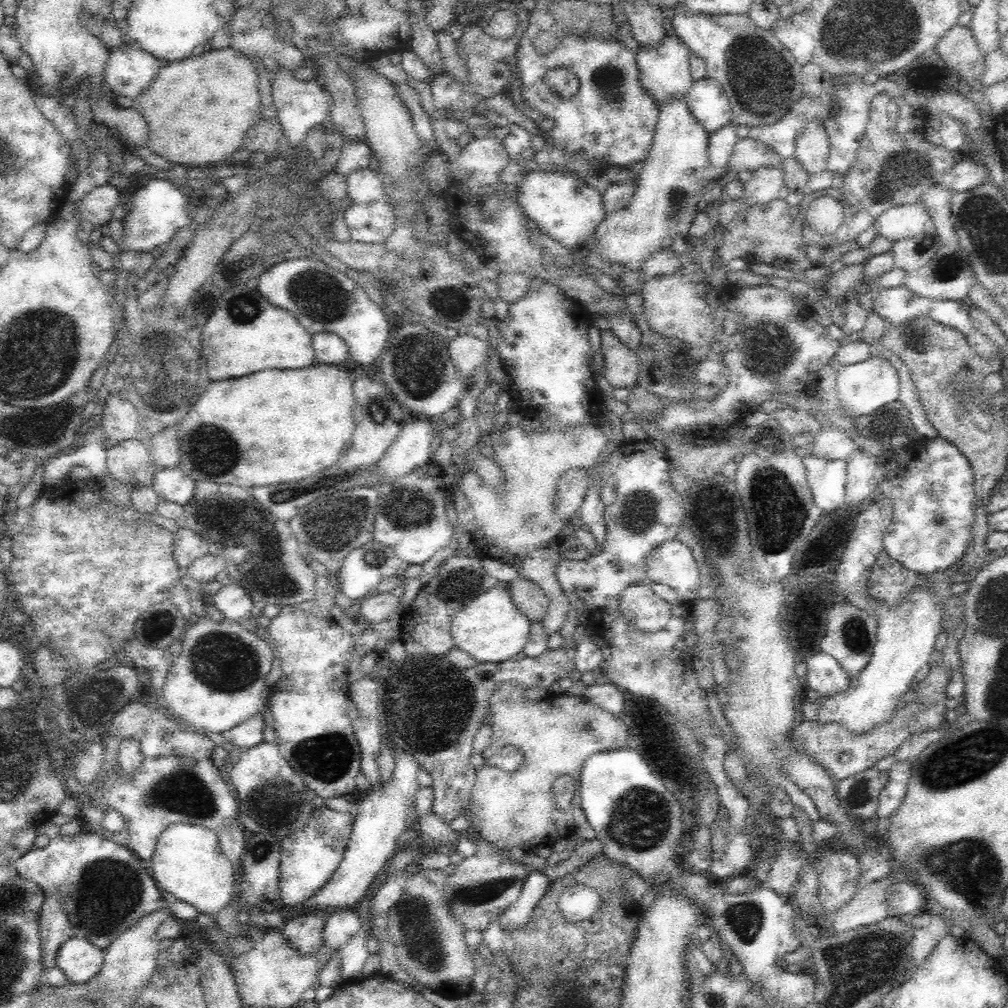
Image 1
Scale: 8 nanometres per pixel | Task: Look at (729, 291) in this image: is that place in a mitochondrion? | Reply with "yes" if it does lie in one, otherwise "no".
no

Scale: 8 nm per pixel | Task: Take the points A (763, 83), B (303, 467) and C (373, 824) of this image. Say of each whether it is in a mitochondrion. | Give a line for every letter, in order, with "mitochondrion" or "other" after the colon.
A: mitochondrion
B: other
C: other

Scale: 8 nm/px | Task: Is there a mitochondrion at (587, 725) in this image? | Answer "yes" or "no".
yes

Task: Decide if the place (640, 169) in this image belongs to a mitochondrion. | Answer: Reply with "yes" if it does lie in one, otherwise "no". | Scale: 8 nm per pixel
no

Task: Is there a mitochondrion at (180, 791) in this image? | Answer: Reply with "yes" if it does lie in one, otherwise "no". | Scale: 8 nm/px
yes

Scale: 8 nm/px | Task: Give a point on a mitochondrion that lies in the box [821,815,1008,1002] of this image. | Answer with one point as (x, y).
(964, 864)

